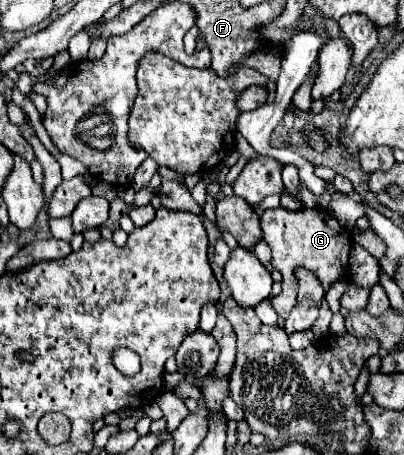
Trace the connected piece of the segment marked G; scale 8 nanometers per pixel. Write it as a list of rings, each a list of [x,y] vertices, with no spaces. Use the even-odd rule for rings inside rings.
[[[270,208],[260,216],[260,232],[264,242],[272,248],[272,268],[282,274],[282,292],[272,298],[272,306],[280,318],[288,318],[290,310],[296,306],[296,266],[306,266],[308,270],[312,270],[320,278],[324,288],[330,288],[336,280],[344,280],[348,276],[352,236],[348,228],[344,228],[330,212],[322,208]]]

